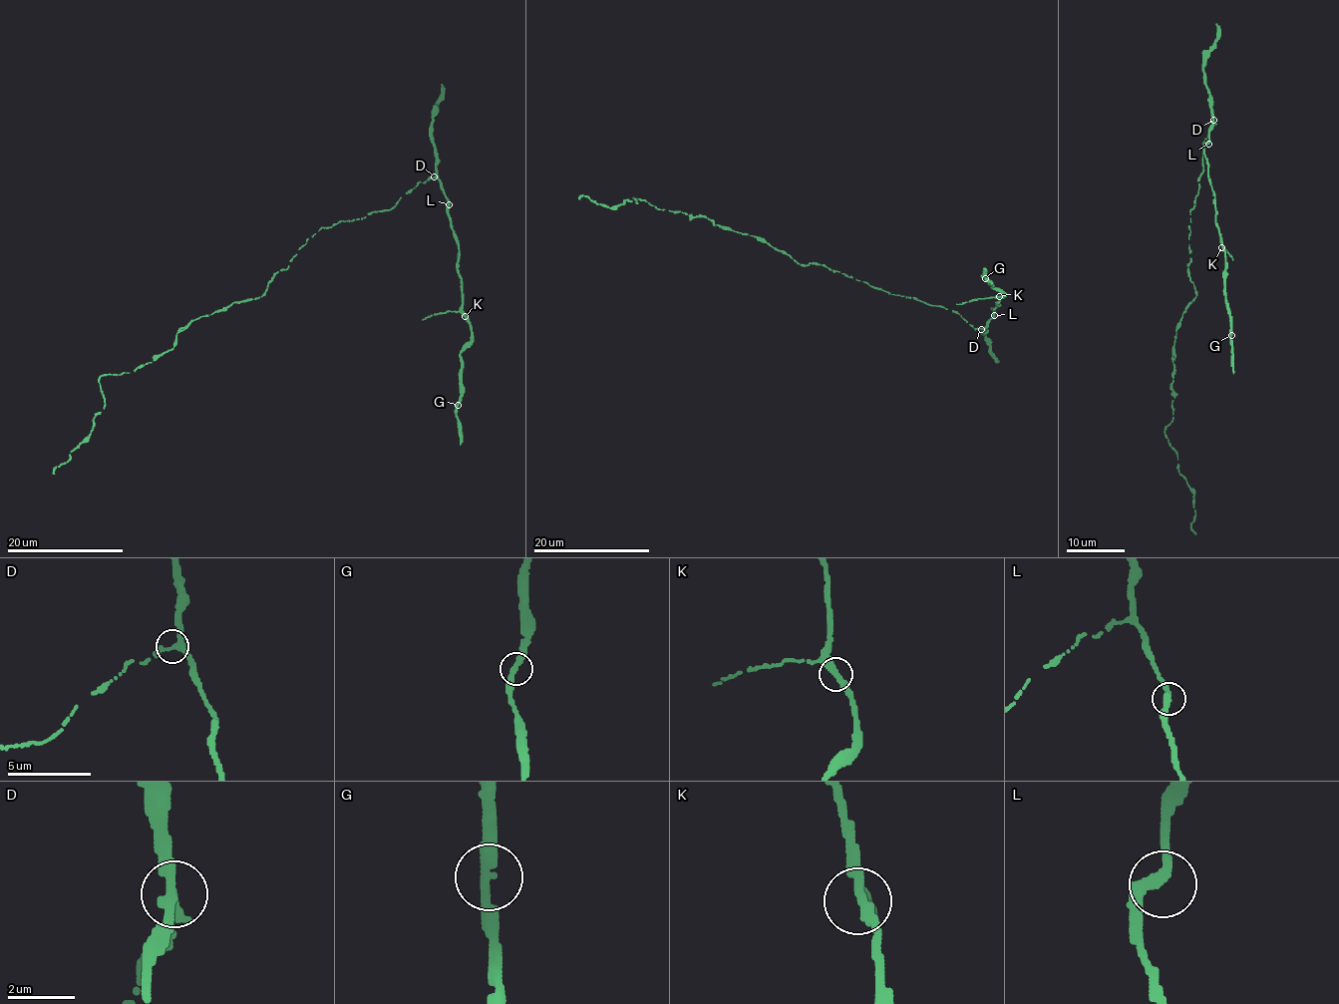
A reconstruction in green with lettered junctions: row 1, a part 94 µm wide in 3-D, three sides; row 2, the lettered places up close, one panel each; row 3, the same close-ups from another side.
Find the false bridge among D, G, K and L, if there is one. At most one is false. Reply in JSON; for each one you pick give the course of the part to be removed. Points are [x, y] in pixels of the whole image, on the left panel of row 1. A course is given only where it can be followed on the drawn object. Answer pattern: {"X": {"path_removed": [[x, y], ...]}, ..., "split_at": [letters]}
{"split_at": []}

